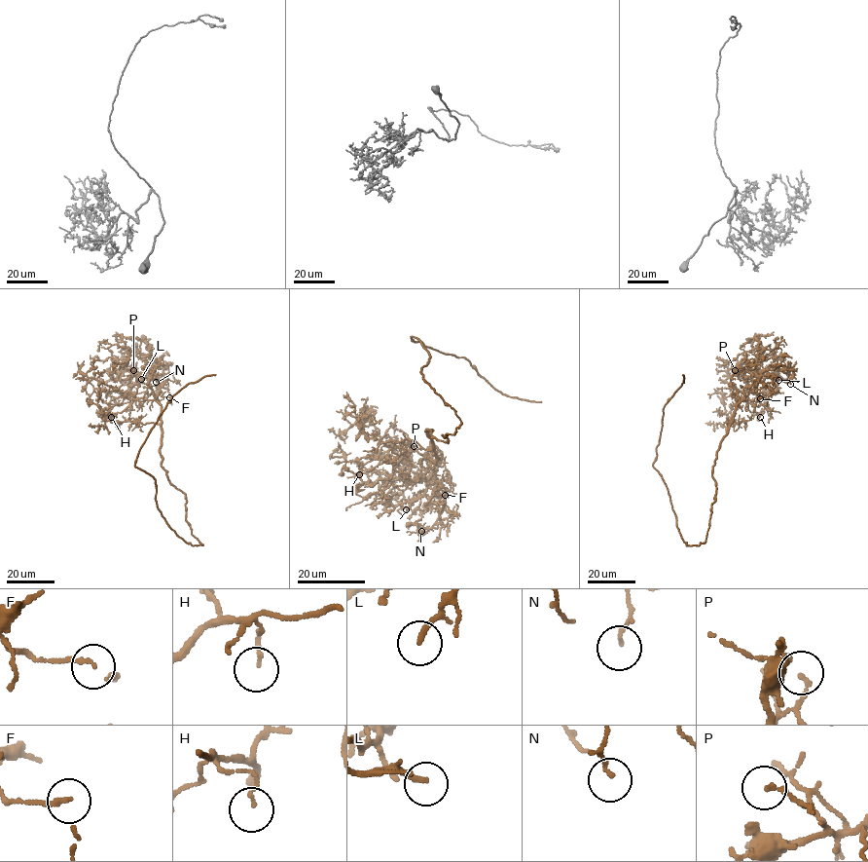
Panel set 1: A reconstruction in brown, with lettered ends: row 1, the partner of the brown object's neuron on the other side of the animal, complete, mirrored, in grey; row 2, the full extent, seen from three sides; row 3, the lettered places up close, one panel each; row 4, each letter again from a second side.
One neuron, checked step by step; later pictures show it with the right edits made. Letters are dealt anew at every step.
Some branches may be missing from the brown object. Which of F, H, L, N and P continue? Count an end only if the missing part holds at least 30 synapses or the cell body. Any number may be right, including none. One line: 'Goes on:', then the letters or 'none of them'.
Goes on: L

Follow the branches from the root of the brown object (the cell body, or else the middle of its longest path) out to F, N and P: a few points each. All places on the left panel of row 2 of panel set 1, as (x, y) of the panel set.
F: (190, 526), (186, 520), (185, 495), (170, 482), (162, 465), (159, 388), (162, 395), (169, 397)
N: (190, 526), (185, 495), (162, 465), (157, 396), (165, 377), (158, 362), (151, 368), (156, 382)
P: (190, 526), (185, 495), (170, 482), (162, 465), (161, 404), (148, 378), (133, 369), (131, 374), (133, 370)

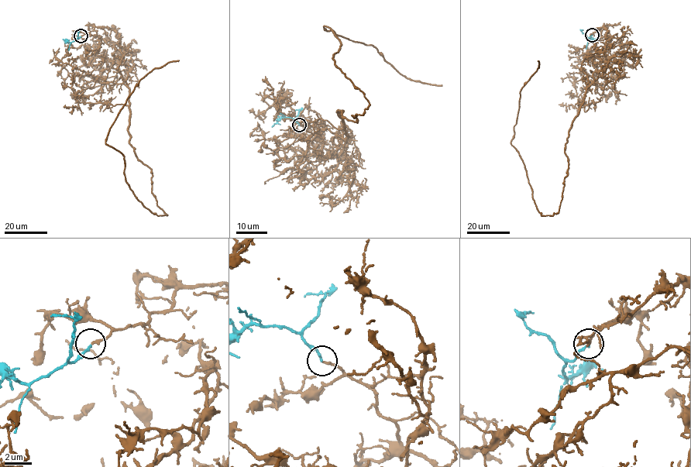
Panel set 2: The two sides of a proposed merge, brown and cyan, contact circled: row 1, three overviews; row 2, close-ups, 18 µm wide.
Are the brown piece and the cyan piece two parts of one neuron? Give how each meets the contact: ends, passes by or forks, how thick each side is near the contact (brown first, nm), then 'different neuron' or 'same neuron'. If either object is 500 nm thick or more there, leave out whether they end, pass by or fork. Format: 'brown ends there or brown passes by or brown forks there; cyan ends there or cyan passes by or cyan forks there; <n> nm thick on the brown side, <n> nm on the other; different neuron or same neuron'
brown ends there; cyan ends there; 170 nm thick on the brown side, 160 nm on the other; same neuron

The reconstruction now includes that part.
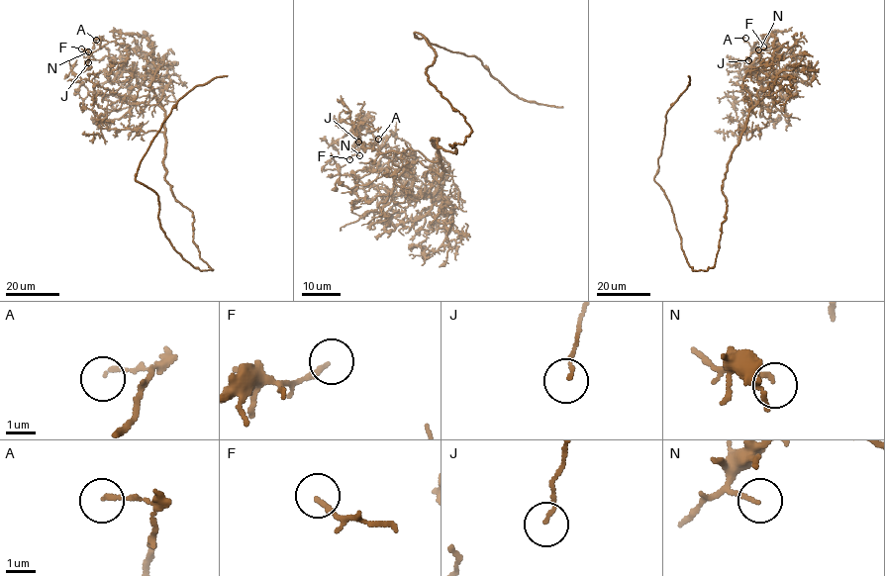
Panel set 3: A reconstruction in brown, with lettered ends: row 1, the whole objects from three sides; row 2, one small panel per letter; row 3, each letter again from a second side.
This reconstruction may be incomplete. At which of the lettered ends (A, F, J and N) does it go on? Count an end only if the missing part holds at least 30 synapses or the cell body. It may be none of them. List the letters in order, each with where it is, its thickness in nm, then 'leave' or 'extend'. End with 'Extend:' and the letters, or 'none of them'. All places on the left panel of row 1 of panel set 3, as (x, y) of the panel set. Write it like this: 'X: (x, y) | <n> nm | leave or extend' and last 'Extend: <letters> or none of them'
A: (96, 40) | 130 nm | leave
F: (81, 48) | 170 nm | leave
J: (88, 62) | 100 nm | leave
N: (88, 51) | 130 nm | leave
Extend: none of them

